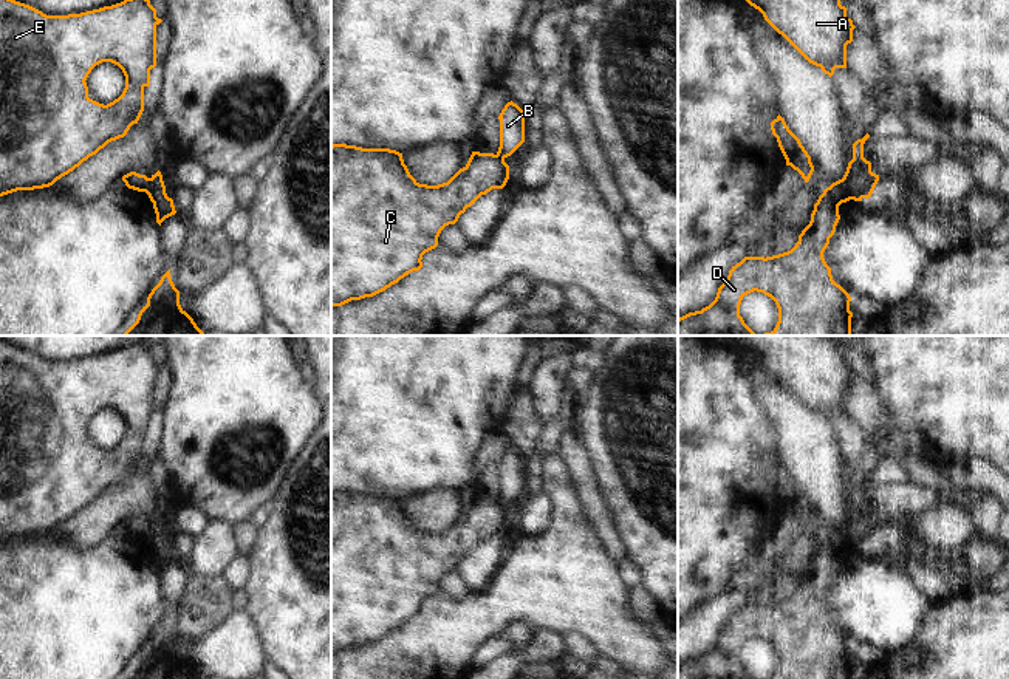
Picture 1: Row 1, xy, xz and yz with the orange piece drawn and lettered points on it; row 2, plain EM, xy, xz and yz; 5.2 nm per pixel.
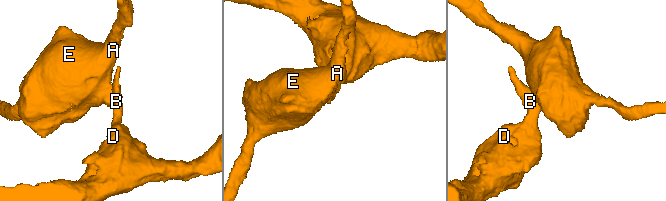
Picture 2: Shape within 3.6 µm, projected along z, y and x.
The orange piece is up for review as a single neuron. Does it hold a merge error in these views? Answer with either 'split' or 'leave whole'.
split

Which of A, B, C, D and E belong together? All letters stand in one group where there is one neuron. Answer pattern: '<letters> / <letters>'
A C E / B D

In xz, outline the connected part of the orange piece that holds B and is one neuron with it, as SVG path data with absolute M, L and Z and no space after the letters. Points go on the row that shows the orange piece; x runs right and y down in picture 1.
M512 101L504 105L500 116L500 147L497 156L511 156L525 142L525 111Z

